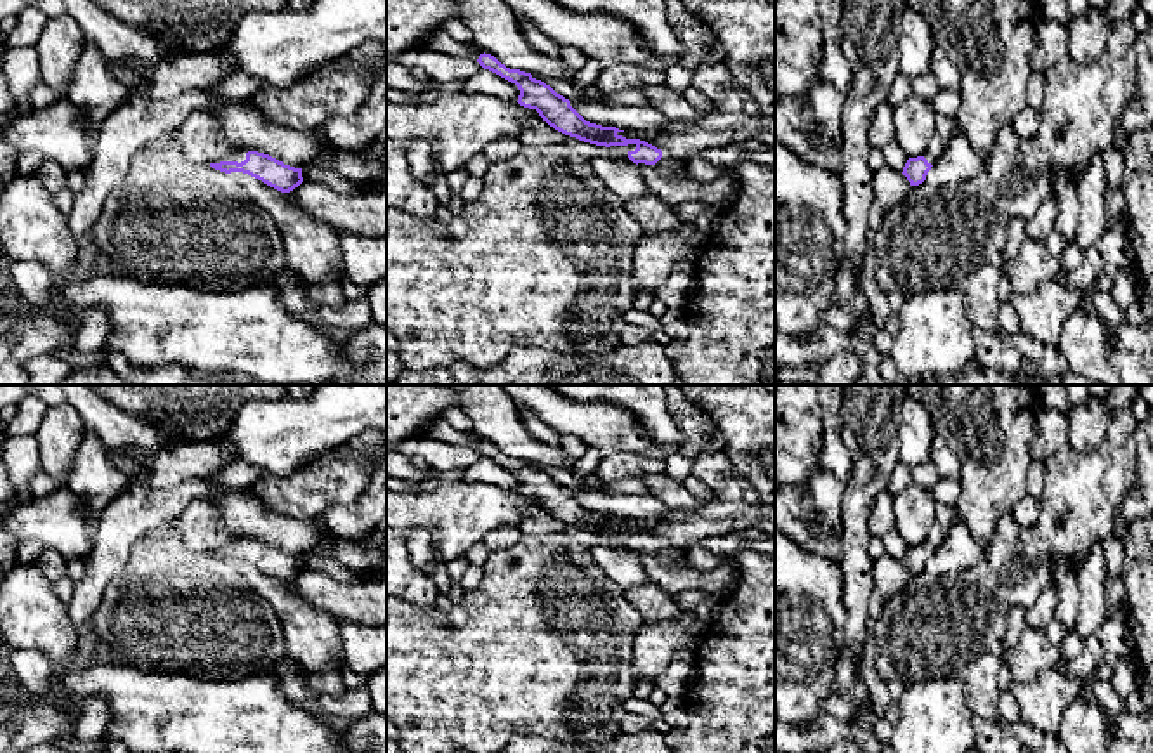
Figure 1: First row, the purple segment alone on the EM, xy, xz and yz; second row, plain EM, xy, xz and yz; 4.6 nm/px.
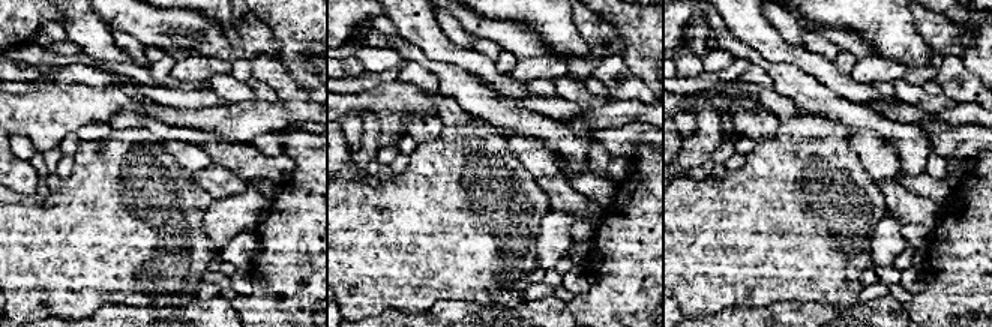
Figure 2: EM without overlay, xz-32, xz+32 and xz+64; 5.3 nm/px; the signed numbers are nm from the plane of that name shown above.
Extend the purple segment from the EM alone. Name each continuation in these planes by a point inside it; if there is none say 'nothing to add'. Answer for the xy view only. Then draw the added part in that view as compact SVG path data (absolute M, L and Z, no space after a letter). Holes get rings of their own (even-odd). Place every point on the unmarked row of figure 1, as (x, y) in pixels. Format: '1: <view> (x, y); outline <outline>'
nothing to add

